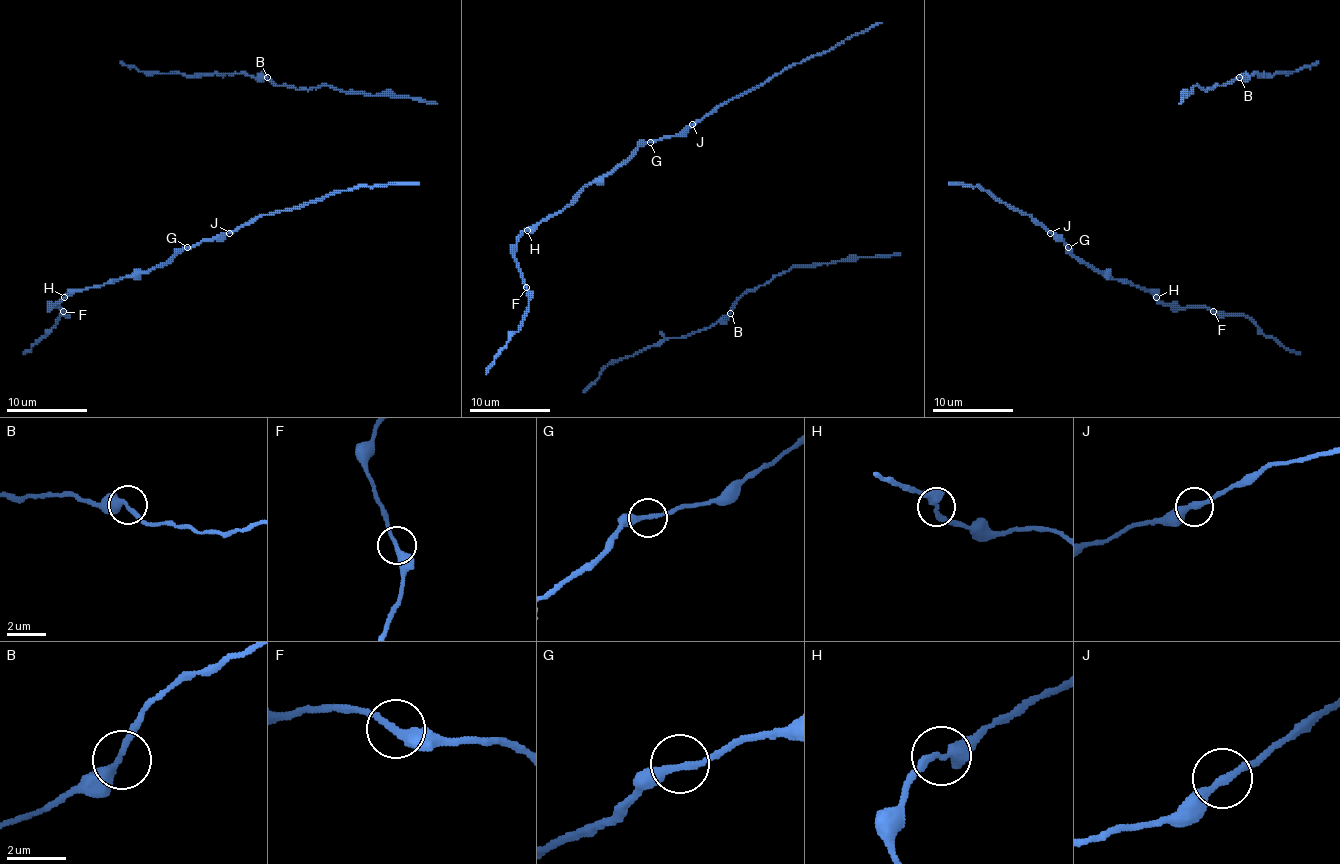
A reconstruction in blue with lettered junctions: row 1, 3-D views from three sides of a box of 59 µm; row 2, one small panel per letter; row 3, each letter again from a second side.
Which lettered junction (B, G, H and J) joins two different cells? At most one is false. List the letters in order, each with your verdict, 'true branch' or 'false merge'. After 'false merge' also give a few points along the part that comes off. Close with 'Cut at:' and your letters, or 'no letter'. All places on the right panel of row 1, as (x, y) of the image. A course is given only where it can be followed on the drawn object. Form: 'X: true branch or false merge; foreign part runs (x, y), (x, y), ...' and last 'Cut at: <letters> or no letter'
B: true branch
G: true branch
H: true branch
J: true branch
Cut at: no letter

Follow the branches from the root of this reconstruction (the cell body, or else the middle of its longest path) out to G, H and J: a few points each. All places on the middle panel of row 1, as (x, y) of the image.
G: (742, 95), (716, 106), (674, 136), (650, 142)
H: (742, 95), (716, 106), (674, 136), (644, 142), (609, 172), (589, 182), (569, 204), (526, 231)
J: (742, 95), (716, 106), (692, 124)

